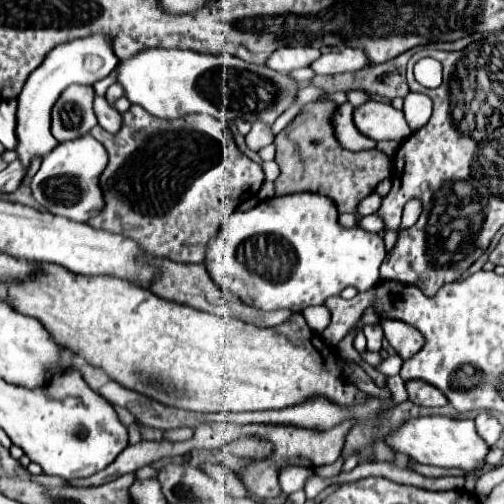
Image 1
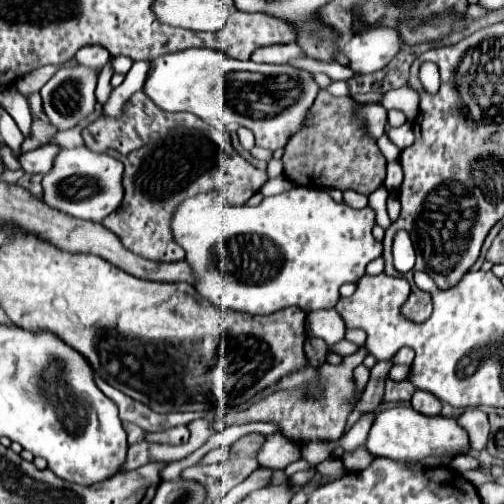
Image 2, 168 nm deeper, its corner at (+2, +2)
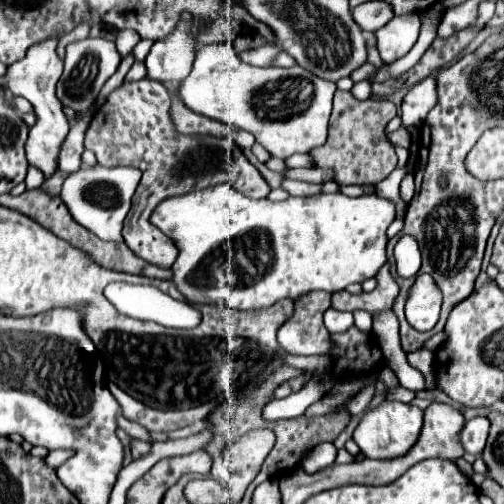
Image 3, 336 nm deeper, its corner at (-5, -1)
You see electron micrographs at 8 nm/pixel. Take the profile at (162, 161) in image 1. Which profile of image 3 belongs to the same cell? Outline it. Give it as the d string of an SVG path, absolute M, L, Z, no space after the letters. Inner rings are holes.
M139 80L125 82L109 94L107 102L95 112L87 136L85 148L93 150L97 162L103 166L135 166L143 172L141 182L132 198L132 206L123 226L125 244L143 260L171 268L177 258L177 248L171 238L149 222L151 212L159 202L169 196L199 190L201 186L213 186L229 182L247 198L267 198L271 186L259 174L259 170L243 156L241 148L229 138L215 136L189 136L179 134L175 122L155 122L155 82Z

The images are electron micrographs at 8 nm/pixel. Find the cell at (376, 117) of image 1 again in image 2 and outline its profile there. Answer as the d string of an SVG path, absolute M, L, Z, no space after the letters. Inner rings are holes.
M406 121L402 127L398 127L398 129L390 129L388 137L390 137L390 141L392 141L400 151L402 151L402 149L406 149L406 147L410 147L410 145L412 145L412 141L414 141L412 123L410 123L410 121Z

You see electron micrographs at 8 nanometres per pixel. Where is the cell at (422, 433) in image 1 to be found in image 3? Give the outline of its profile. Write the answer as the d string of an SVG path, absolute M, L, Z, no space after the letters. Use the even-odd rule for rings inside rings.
M381 402L377 408L369 410L363 420L359 422L353 440L361 448L361 452L367 458L373 460L393 460L401 458L407 454L415 442L419 440L423 428L423 410L413 406L413 404L403 404L403 402Z

